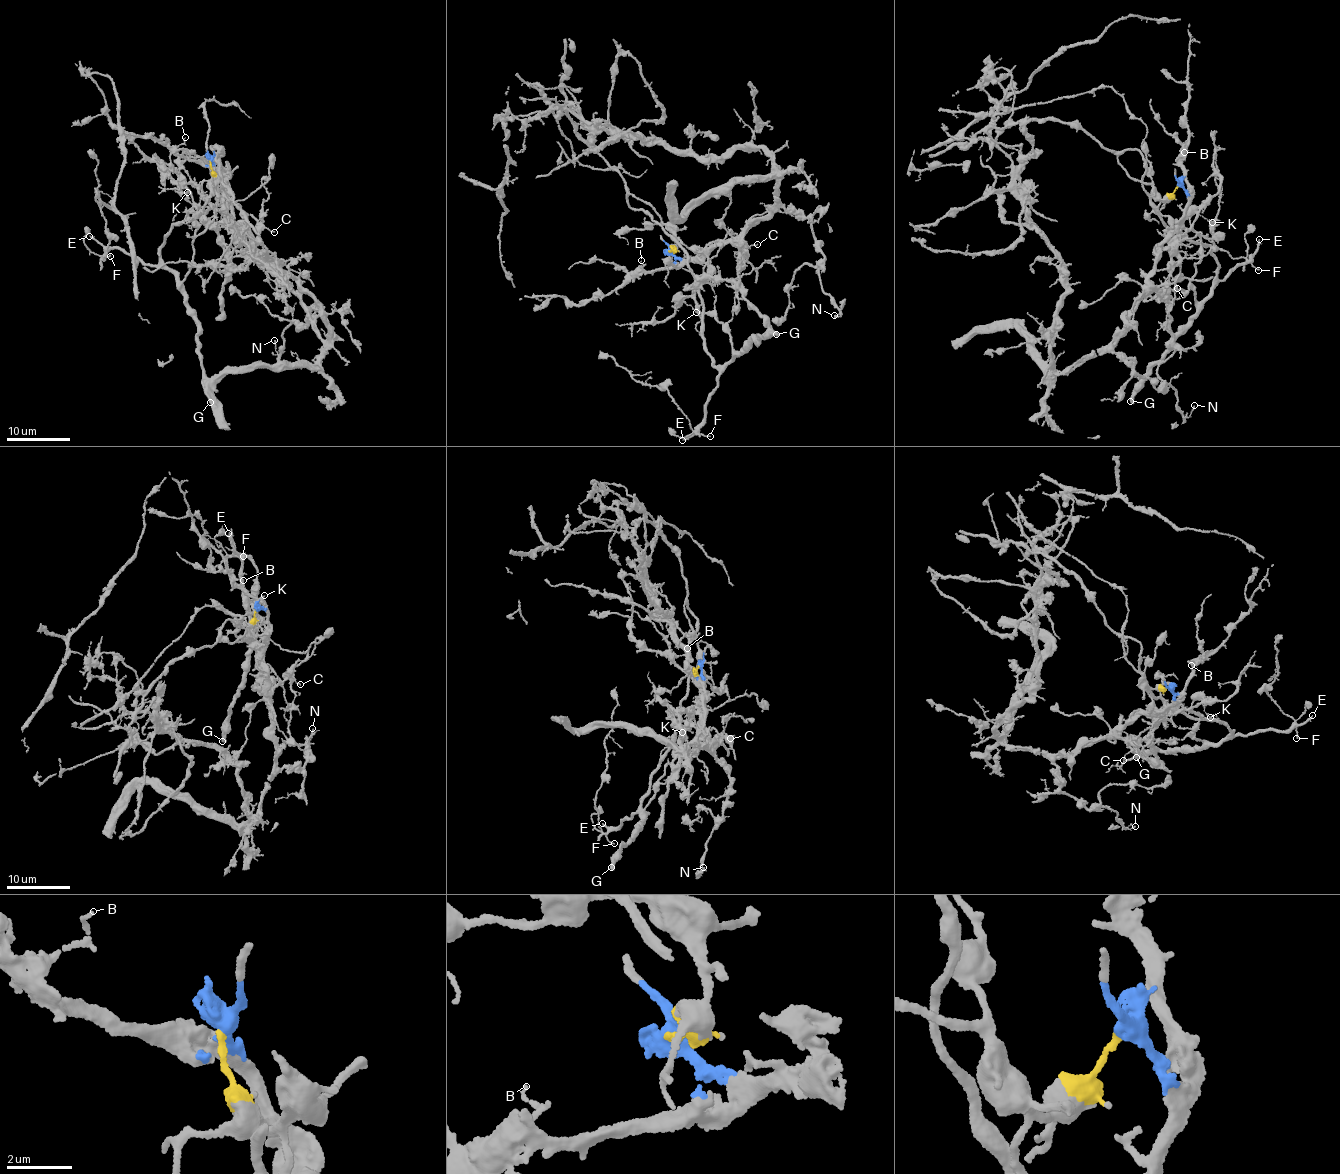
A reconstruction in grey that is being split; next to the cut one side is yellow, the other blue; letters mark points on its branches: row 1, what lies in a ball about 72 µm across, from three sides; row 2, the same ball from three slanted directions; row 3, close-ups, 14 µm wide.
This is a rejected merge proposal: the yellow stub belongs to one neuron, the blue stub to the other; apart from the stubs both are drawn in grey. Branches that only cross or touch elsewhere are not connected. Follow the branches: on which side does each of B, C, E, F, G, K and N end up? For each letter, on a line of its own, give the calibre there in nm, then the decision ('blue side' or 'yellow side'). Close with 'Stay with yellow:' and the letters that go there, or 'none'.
B: 80 nm | blue side
C: 140 nm | blue side
E: 200 nm | yellow side
F: 160 nm | yellow side
G: 500 nm | yellow side
K: 110 nm | yellow side
N: 140 nm | blue side
Stay with yellow: E, F, G, K

